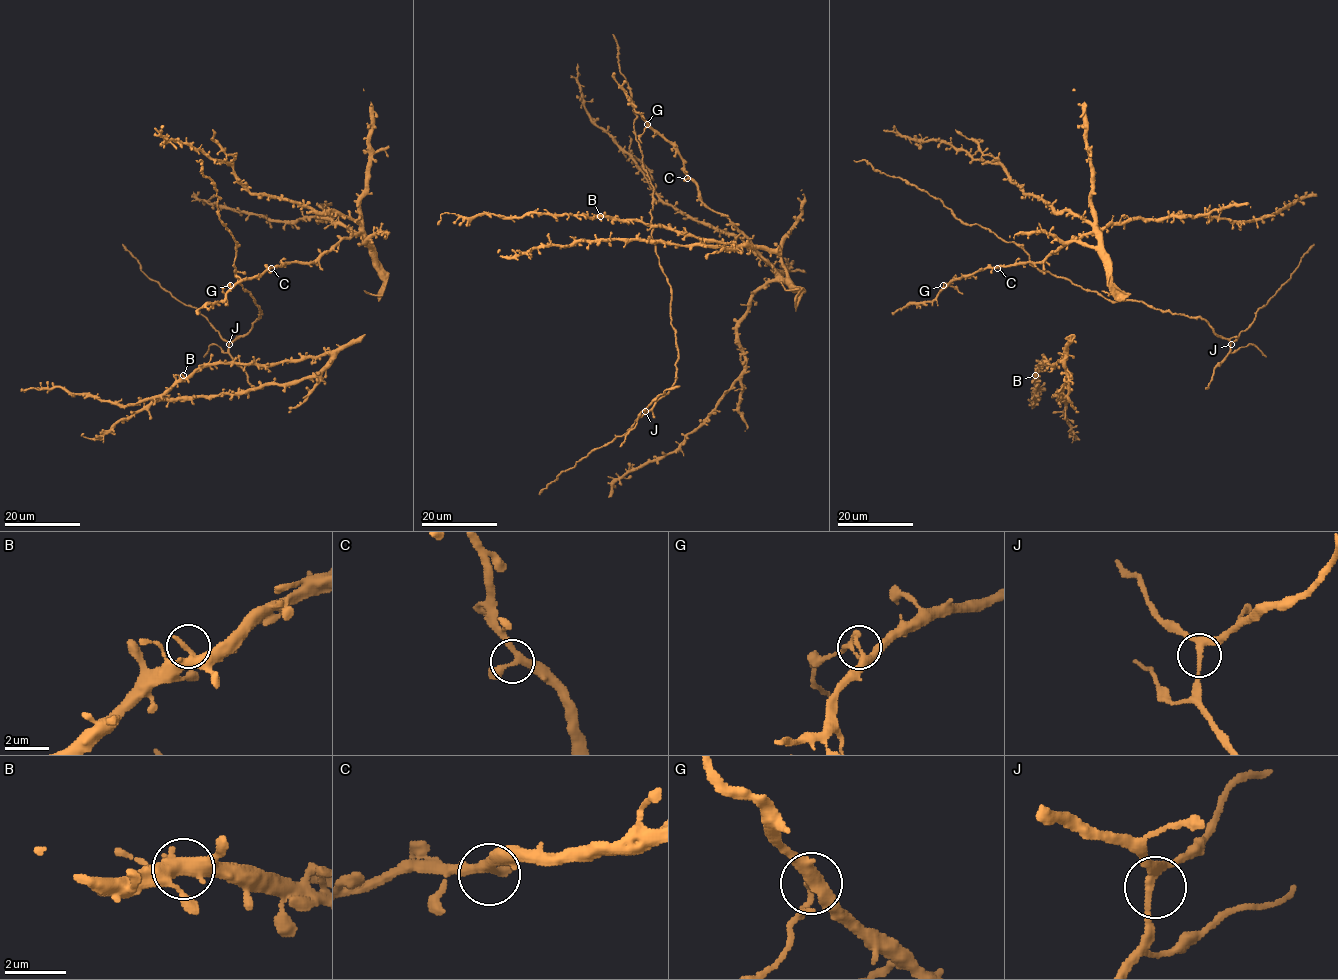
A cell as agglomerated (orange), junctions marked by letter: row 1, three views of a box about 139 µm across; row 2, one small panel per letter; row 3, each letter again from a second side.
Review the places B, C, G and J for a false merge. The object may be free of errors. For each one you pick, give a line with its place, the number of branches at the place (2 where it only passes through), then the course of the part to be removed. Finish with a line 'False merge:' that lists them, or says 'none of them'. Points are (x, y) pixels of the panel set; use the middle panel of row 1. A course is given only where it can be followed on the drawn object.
G: at (647, 124); 3 branches meet; foreign part runs (647, 123), (639, 137), (641, 143)
False merge: G

